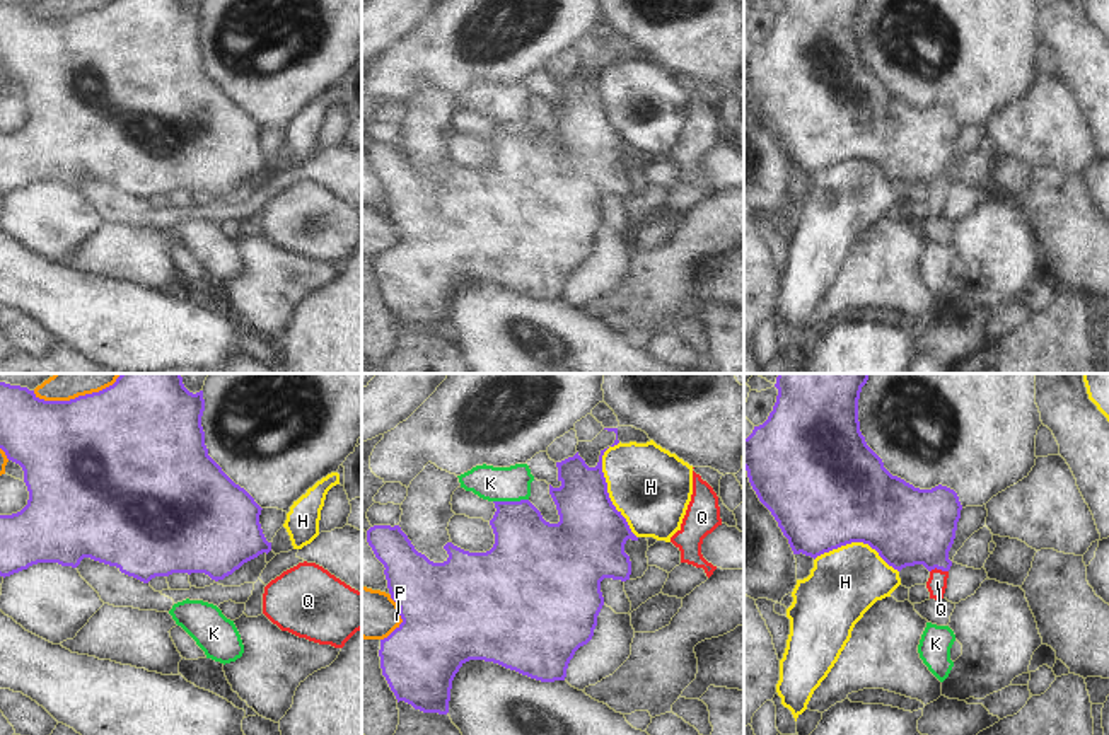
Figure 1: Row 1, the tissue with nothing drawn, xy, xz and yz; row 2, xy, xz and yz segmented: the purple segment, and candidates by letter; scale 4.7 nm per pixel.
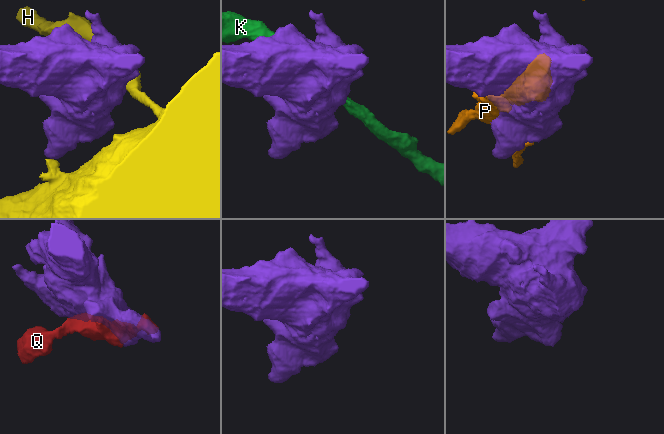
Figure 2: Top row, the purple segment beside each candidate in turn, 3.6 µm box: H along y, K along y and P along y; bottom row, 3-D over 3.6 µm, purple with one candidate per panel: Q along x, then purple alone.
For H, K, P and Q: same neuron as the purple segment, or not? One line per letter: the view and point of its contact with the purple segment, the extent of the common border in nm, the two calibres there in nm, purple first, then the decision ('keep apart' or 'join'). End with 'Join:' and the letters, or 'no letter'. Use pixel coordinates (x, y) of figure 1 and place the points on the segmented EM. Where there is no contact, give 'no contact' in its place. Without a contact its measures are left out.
H: contact xz (606, 488); length 460 nm; calibres 320 and 380 nm; keep apart
K: contact xz (510, 502); length 170 nm; calibres 320 and 160 nm; keep apart
P: contact xz (401, 618); length 220 nm; calibres 480 and 240 nm; keep apart
Q: contact yz (939, 568); length 90 nm; calibres 360 and 90 nm; join
Join: Q

